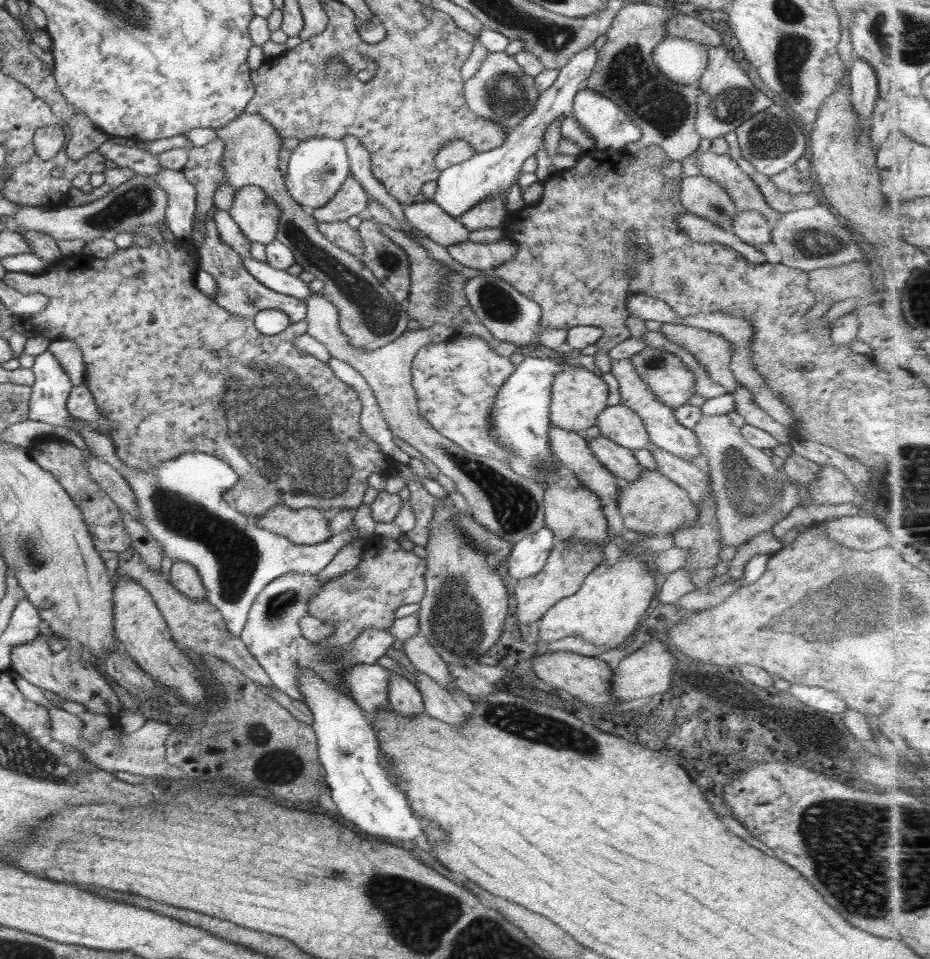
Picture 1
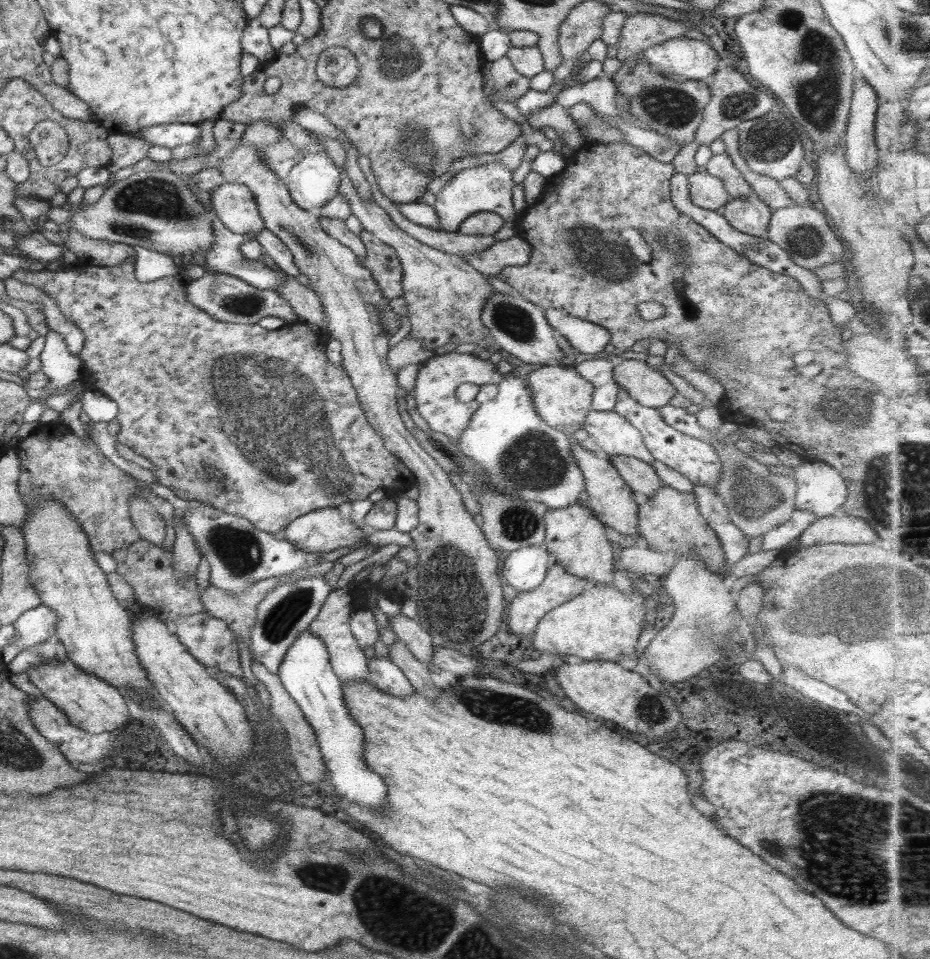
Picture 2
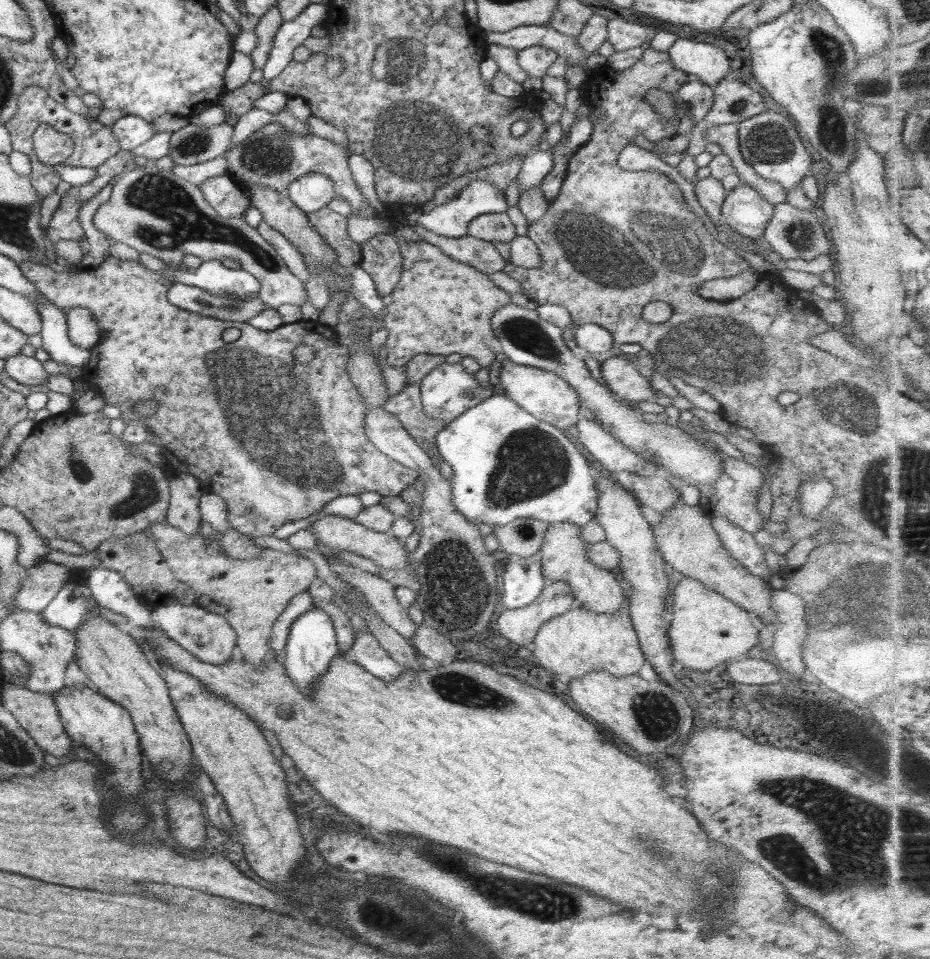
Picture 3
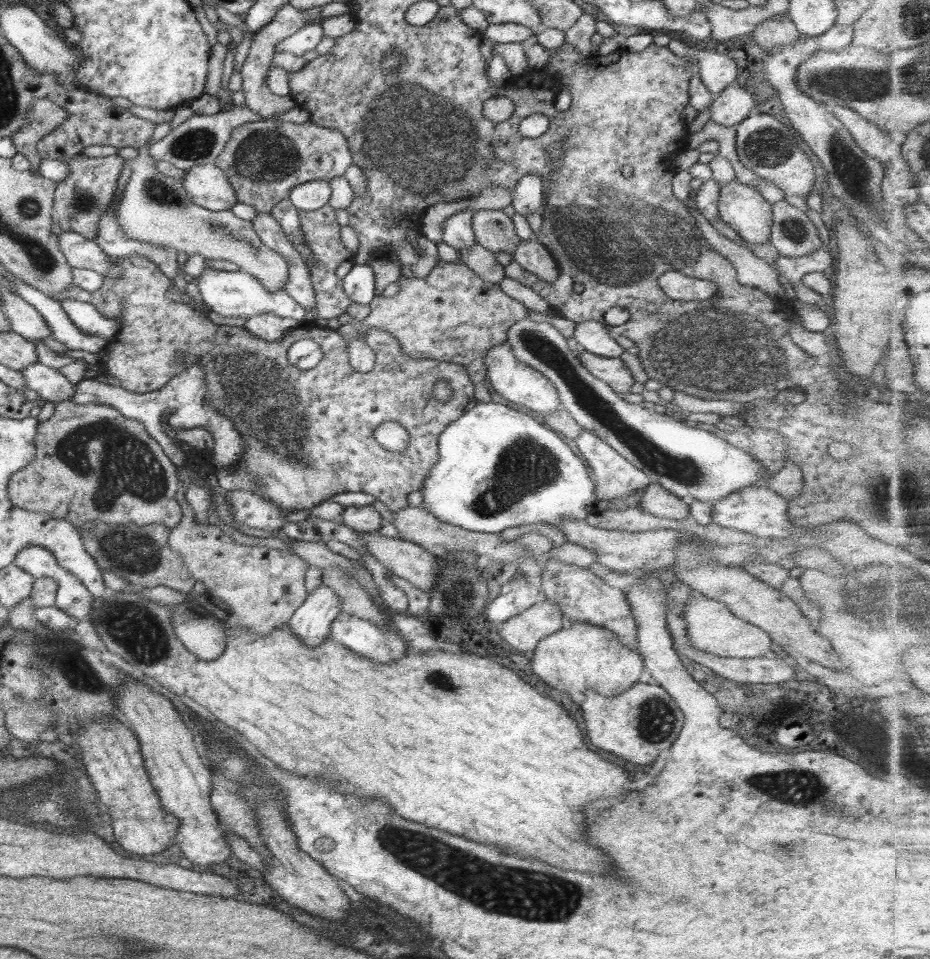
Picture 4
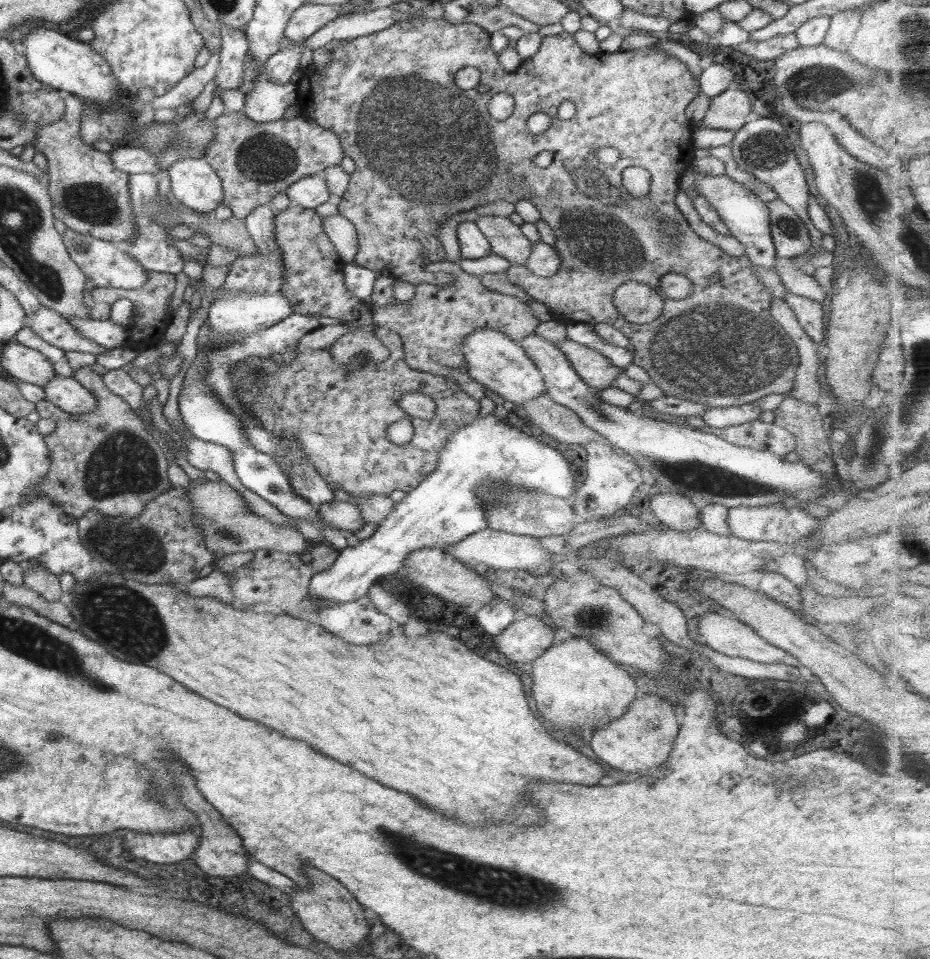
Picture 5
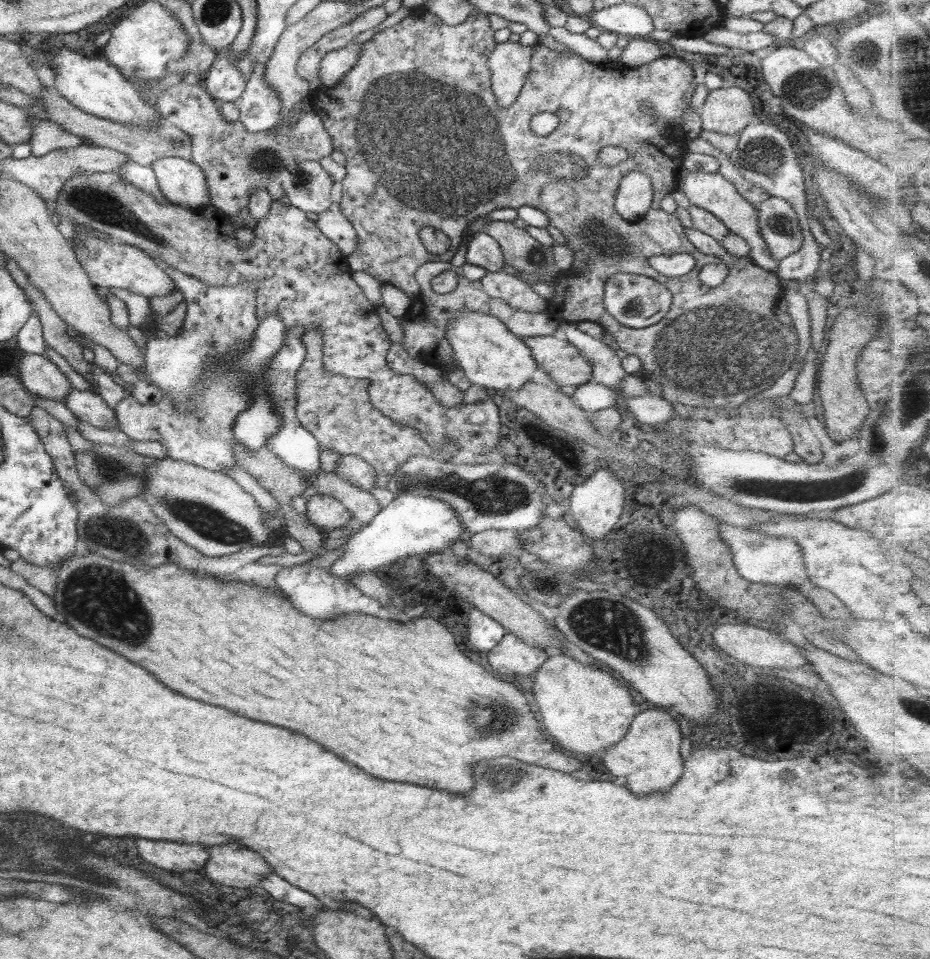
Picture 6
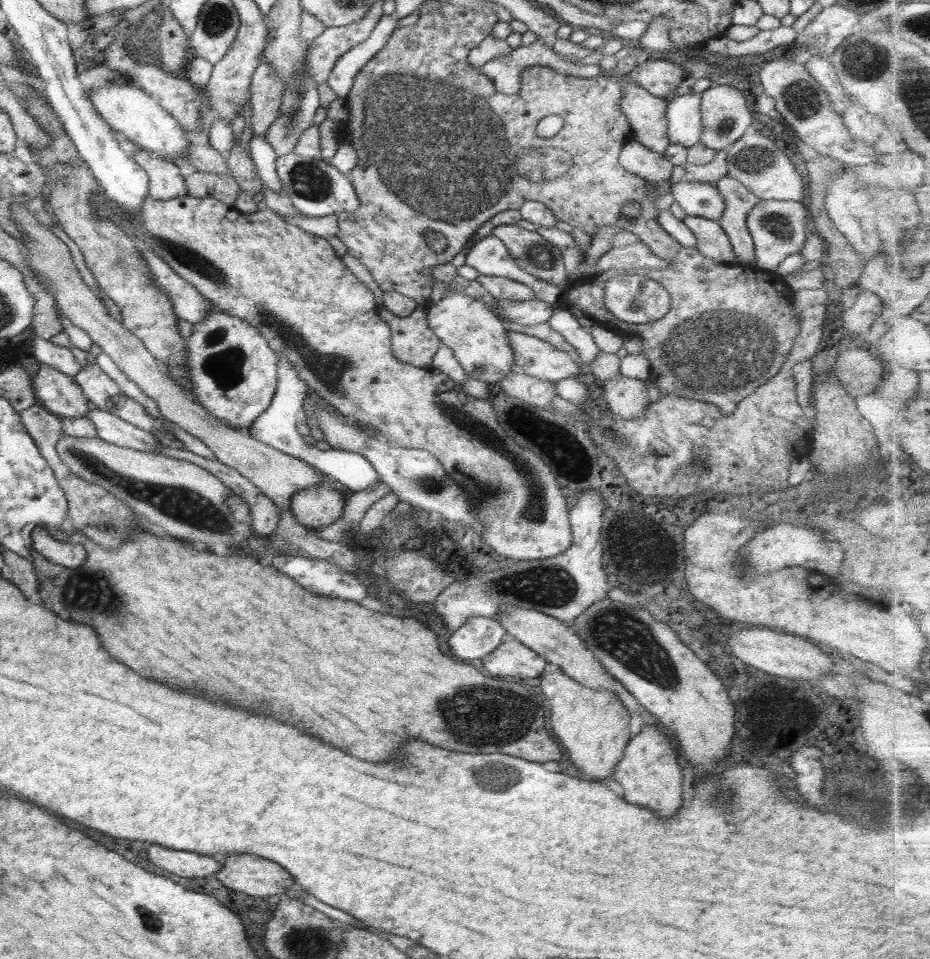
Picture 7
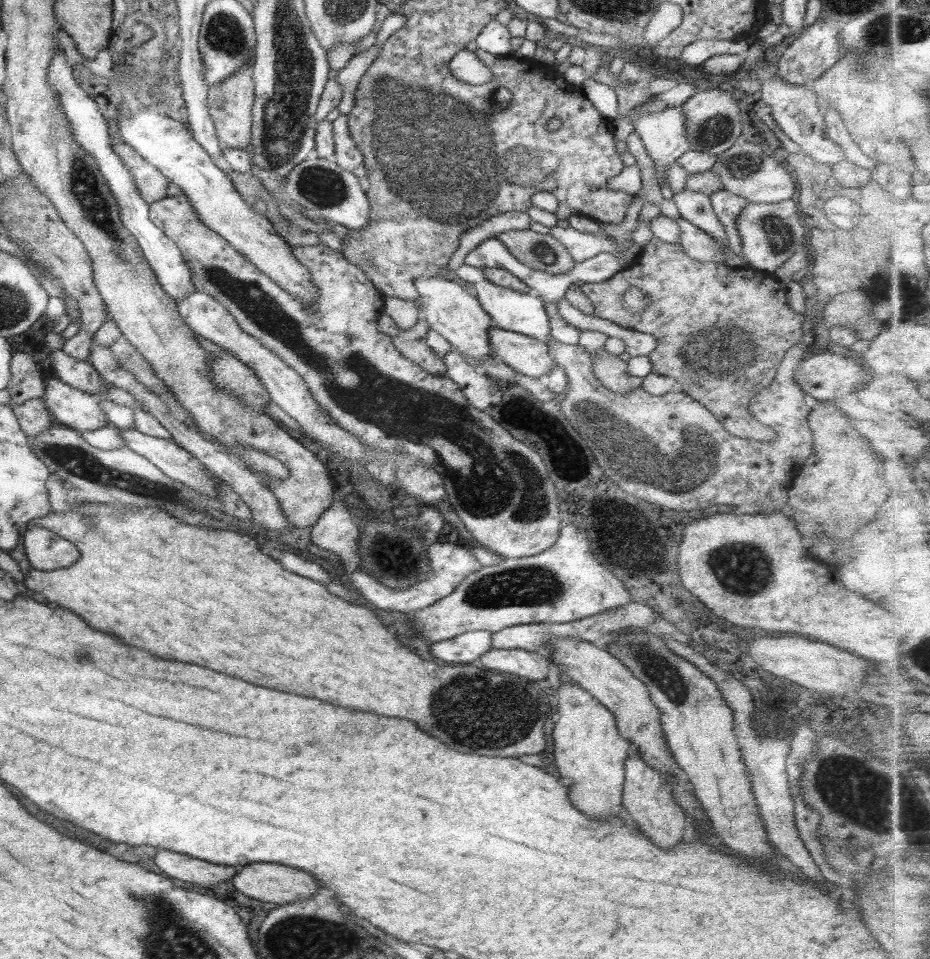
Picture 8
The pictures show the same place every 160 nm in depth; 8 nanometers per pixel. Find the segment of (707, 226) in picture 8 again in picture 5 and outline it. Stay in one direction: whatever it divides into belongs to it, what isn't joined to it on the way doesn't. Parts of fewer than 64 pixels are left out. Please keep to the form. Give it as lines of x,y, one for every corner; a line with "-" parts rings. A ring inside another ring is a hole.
686,170
679,180
679,189
687,194
690,186
696,186
698,195
714,207
722,222
729,228
729,234
745,246
745,255
750,262
761,271
776,272
776,247
771,235
767,204
754,192
746,189
726,174
720,176
701,175
692,170
-
786,290
785,301
788,306
794,311
798,322
806,332
806,335
819,344
824,339
824,311
822,305
807,297
790,293

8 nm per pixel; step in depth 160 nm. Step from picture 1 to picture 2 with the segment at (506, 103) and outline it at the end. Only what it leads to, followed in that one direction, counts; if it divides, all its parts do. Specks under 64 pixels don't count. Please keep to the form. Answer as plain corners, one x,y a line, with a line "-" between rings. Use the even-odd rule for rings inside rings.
504,56
491,62
488,74
482,80
482,90
492,108
499,100
516,104
516,100
530,90
530,79
516,72
510,59

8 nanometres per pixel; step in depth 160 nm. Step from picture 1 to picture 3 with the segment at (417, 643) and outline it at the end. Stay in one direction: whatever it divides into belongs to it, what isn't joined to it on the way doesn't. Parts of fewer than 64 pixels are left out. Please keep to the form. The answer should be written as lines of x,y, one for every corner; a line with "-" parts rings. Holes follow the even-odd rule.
339,559
329,563
330,569
338,575
338,578
360,591
368,605
379,614
379,617
396,632
407,638
413,646
411,638
416,627
419,626
410,619
402,600
397,595
397,588
393,584
375,573
364,572

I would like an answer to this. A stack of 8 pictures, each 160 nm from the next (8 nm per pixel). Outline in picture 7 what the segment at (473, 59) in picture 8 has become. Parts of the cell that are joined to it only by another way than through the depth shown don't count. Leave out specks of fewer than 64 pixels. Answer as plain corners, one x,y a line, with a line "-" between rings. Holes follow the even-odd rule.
539,38
533,41
530,46
521,45
510,53
510,55
505,55
505,57
494,58
486,62
484,66
480,67
482,74
486,76
491,82
492,85
500,94
518,94
520,87
522,87
523,76
528,67
534,66
548,66
553,68
554,71
572,77
580,78
593,78
594,76
603,76
606,77
606,72
600,66
594,66
590,64
589,66
581,64
575,65
571,63
568,59
562,58
562,55
556,53
552,46
544,44

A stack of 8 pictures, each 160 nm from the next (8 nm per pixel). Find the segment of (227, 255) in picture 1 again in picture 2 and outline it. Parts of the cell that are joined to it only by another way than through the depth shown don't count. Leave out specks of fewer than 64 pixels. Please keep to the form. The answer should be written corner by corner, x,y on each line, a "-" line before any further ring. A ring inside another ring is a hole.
206,270
201,278
189,280
187,289
187,299
194,306
201,308
212,318
222,322
256,324
265,316
277,316
288,323
298,321
297,314
292,310
292,307
287,304
283,296
279,296
275,289
259,289
223,272

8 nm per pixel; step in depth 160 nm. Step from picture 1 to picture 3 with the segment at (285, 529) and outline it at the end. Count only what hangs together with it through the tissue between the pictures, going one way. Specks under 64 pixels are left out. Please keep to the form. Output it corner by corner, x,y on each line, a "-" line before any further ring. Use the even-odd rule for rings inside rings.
325,514
317,518
308,528
315,537
315,542
322,543
332,552
352,552
358,556
374,561
380,569
402,570
411,569
408,564
409,552
404,547
403,541
388,535
387,533
376,532
368,527
362,526
353,519
337,514

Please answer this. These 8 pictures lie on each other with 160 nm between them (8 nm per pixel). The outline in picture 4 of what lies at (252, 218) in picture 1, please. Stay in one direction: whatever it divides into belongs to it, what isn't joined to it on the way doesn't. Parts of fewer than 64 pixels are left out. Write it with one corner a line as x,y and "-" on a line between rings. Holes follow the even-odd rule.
214,163
189,168
183,174
183,185
192,202
211,211
230,211
238,203
224,171

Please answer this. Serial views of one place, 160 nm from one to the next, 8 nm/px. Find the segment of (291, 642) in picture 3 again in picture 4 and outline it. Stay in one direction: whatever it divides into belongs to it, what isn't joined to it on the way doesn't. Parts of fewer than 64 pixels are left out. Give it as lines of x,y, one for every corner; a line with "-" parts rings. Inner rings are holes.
319,585
296,610
287,626
309,647
331,638
330,625
342,612
340,598
326,585

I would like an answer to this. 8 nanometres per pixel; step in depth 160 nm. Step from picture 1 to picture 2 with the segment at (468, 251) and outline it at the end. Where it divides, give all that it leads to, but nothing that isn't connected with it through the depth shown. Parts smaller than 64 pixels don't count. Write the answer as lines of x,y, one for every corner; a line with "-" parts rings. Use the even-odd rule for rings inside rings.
521,236
496,241
490,248
478,254
462,256
478,272
486,277
497,275
505,266
522,266
528,264
532,247

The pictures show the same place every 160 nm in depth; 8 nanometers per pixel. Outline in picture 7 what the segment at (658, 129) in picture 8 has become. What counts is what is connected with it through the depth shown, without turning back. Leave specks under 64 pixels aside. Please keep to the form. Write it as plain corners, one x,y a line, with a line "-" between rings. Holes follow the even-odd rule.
692,93
678,96
668,102
667,135
671,144
692,147
701,137
701,94

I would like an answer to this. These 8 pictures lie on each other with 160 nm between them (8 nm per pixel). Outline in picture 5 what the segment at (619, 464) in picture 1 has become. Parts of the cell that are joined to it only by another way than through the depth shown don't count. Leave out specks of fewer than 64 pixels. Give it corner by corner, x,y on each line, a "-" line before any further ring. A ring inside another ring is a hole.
664,490
664,492
670,492
670,494
658,494
650,502
650,508
660,522
680,532
702,526
699,508
694,506
688,497
673,491

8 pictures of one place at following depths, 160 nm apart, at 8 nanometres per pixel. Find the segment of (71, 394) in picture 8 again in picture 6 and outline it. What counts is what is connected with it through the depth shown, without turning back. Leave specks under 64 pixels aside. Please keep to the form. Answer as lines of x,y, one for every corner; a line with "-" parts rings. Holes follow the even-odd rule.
24,353
17,369
21,383
32,395
63,402
73,389
66,375
45,356

